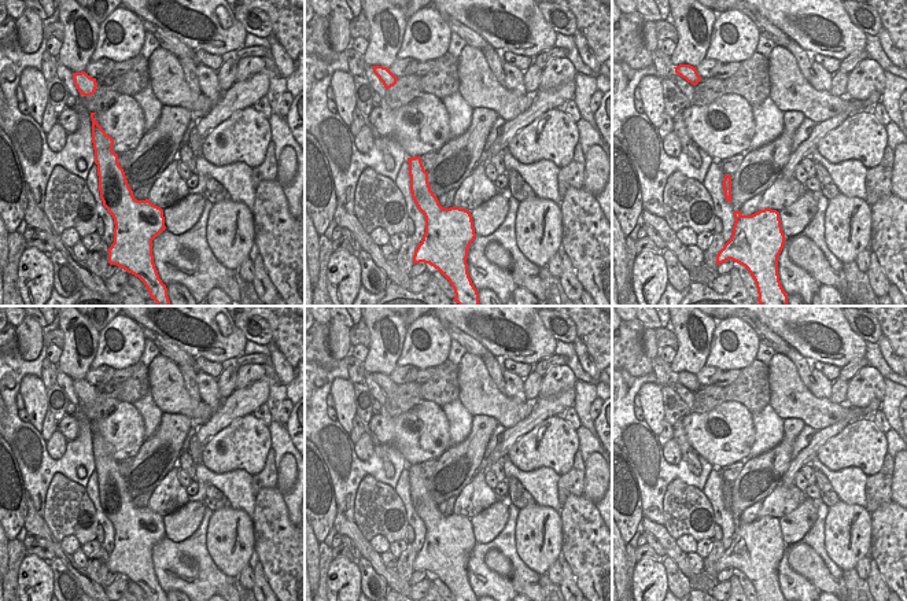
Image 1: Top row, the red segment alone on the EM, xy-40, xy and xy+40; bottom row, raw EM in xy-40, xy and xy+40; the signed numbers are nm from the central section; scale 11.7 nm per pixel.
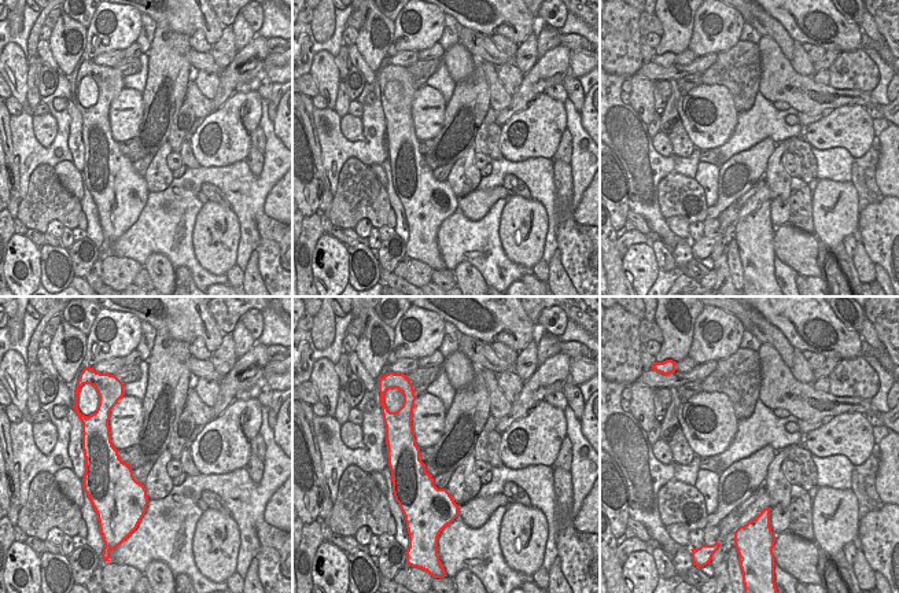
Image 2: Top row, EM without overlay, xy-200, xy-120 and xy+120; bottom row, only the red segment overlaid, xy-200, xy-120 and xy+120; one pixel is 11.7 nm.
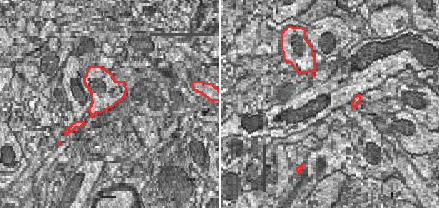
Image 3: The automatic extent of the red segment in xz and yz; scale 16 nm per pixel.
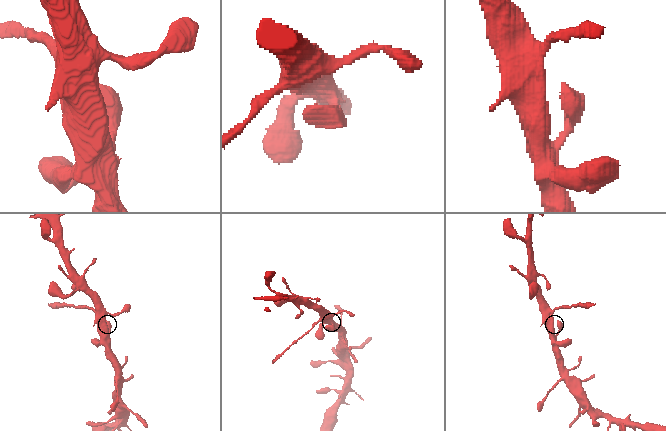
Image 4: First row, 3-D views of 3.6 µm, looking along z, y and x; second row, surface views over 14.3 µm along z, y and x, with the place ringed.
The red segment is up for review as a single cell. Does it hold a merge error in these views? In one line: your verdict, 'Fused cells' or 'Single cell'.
Fused cells.

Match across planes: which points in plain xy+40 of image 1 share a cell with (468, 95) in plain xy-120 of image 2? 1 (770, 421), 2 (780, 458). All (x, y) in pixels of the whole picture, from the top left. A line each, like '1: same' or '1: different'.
1: different
2: same

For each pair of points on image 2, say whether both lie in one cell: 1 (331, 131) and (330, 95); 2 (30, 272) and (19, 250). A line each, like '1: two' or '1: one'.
1: two
2: one

